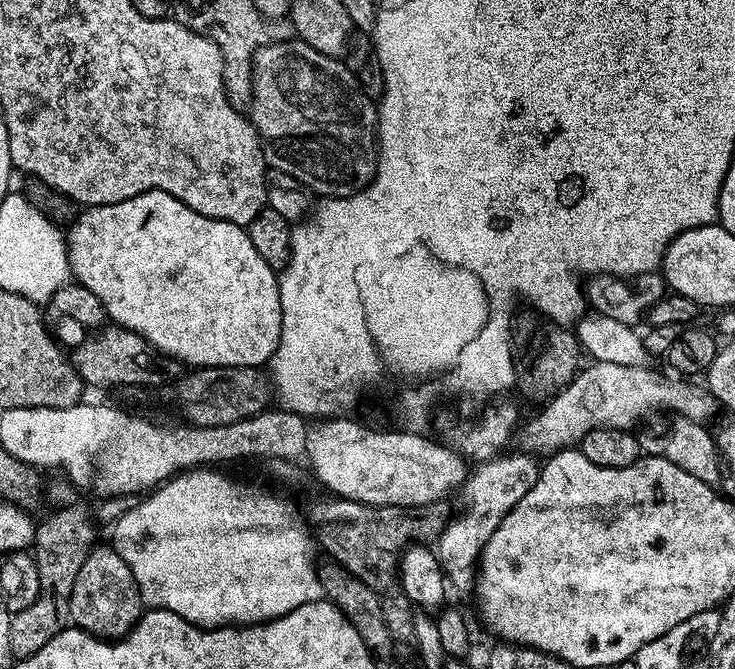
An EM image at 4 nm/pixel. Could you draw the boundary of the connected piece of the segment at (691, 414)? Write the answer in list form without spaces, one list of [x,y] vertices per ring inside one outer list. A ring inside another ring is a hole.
[[[595,361],[589,365],[589,368],[581,367],[567,388],[563,388],[557,396],[547,401],[541,407],[544,409],[533,420],[525,419],[519,425],[514,436],[515,443],[520,443],[517,444],[519,451],[537,458],[547,458],[553,452],[562,452],[565,448],[579,445],[581,438],[590,434],[590,430],[595,428],[632,430],[637,427],[636,420],[644,422],[657,414],[675,414],[691,420],[708,422],[708,419],[718,412],[718,405],[712,393],[708,391],[707,387],[700,385],[699,388],[696,382],[689,382],[684,378],[673,378],[671,375],[663,376],[660,372],[654,372],[653,367],[650,366],[626,366],[604,361]]]

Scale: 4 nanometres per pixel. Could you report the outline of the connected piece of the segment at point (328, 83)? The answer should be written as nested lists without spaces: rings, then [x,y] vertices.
[[[299,38],[265,44],[256,49],[252,61],[250,119],[264,145],[269,169],[290,174],[317,197],[353,196],[372,181],[376,173],[377,105],[365,94],[356,75],[343,59],[327,56]]]

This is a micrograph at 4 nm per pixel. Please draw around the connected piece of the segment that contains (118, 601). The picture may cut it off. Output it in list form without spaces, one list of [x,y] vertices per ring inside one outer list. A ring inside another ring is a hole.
[[[93,547],[86,562],[82,562],[82,570],[78,570],[78,578],[74,578],[74,586],[70,590],[70,620],[75,627],[91,636],[115,642],[127,636],[140,620],[142,601],[130,566],[126,566],[115,547],[100,547]]]

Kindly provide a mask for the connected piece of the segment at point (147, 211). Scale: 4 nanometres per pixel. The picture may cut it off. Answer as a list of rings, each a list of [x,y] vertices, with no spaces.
[[[162,190],[143,192],[134,198],[126,198],[113,204],[94,204],[85,207],[72,221],[66,232],[68,242],[68,267],[75,283],[82,285],[98,302],[102,302],[105,317],[113,325],[128,328],[142,338],[146,338],[159,352],[165,352],[179,360],[181,365],[196,368],[260,368],[271,361],[276,347],[280,345],[280,335],[284,329],[284,311],[280,301],[280,282],[277,269],[271,268],[254,250],[254,242],[250,242],[247,231],[234,222],[226,222],[218,218],[210,218],[206,214],[198,214],[198,210],[190,210],[178,198],[166,194]]]

